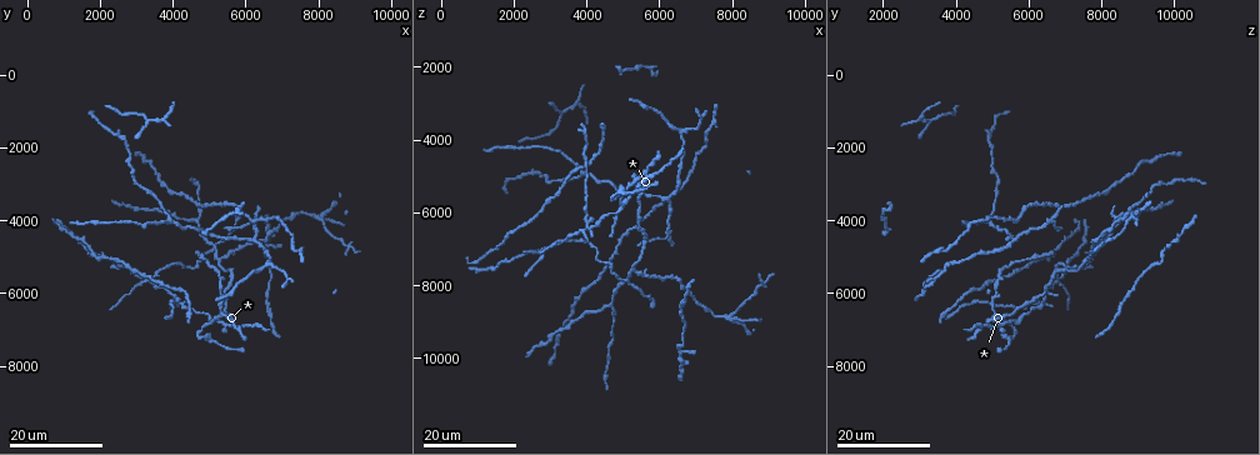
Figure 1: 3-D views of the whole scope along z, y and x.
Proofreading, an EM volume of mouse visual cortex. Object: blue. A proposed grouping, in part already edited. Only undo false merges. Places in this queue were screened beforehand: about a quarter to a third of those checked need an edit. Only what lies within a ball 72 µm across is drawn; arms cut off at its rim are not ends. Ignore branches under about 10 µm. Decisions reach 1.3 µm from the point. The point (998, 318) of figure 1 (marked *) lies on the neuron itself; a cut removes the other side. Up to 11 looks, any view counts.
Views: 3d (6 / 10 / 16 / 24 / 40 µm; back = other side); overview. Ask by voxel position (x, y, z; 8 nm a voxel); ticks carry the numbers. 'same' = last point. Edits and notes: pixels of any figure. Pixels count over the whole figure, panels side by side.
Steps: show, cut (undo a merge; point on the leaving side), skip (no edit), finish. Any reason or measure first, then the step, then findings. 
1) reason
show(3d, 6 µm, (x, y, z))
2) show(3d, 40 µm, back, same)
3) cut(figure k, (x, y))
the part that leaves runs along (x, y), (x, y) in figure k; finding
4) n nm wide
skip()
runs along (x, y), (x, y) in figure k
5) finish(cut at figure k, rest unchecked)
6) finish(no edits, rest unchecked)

show(3d, 16 µm, (4100, 3900, 8700))

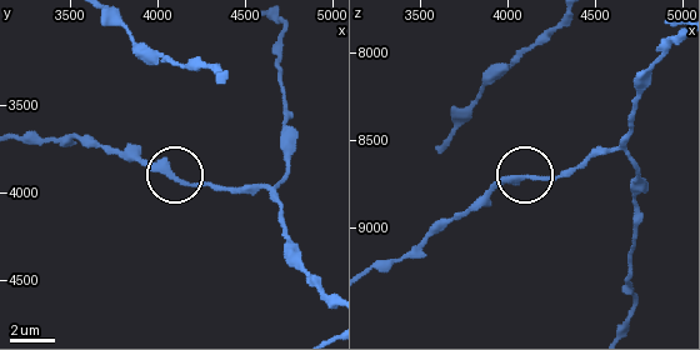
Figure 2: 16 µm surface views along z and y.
show(3d, 10 µm, (4040, 3840, 8720))

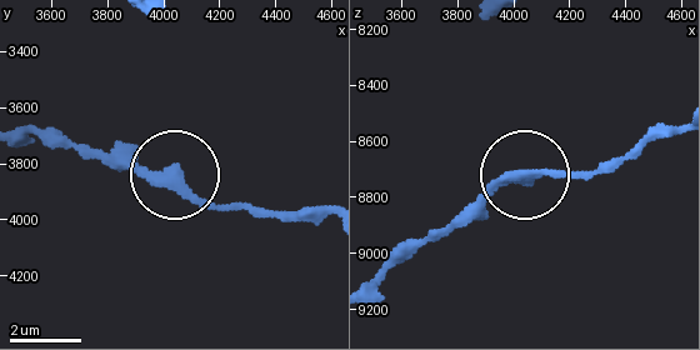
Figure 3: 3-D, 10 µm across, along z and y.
skip()
runs along (674, 125), (584, 169), (503, 181), (453, 229) in figure 3; continuous, no second neuron

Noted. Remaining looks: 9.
three-way junction
show(3d, 16 µm, (4600, 4000, 8600))

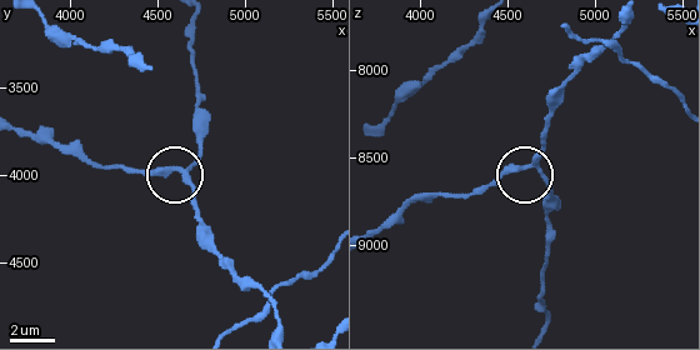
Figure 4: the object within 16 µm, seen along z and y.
show(3d, 6 µm, (4660, 3980, 8540))

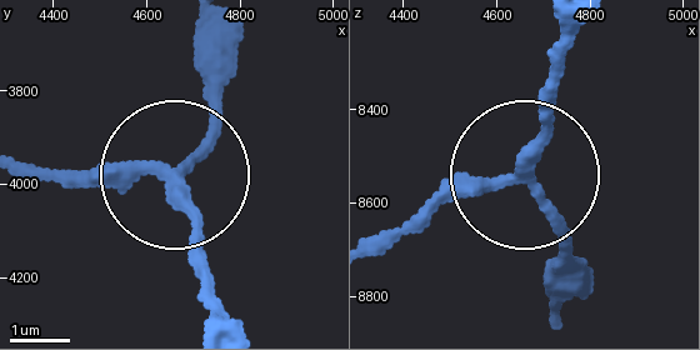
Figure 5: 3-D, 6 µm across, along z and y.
220 nm wide
skip()
runs along (238, 325), (213, 295), (183, 175), (233, 76) in figure 5; one neuron here

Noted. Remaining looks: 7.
thin arm on a thick one
show(3d, 16 µm, (6300, 4600, 5500))

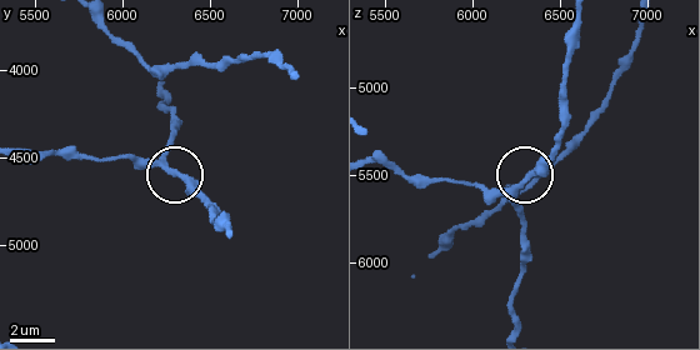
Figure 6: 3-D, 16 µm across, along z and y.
show(3d, 10 µm, (6260, 4560, 5600))

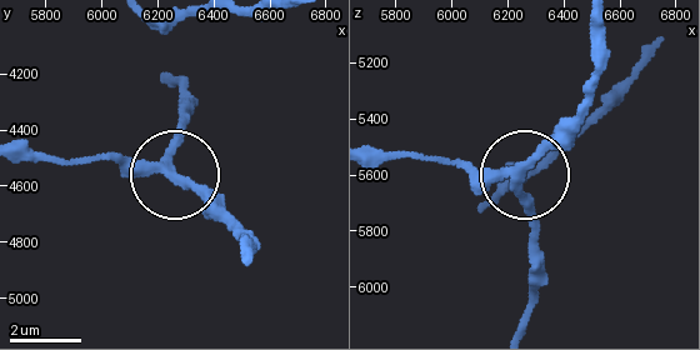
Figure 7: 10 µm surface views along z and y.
skip()
one neuron here

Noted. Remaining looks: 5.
four arms meet
show(3d, 24 µm, (3300, 5700, 6700))

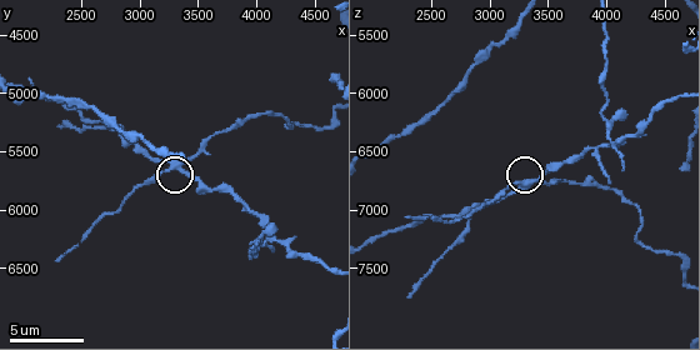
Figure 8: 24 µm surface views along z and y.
show(3d, 10 µm, (3340, 5660, 6760))

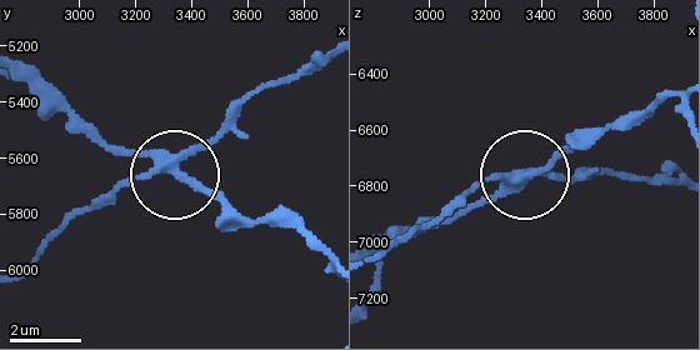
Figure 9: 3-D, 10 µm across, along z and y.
cut(figure 9, (218, 136))
the part that leaves runs along (173, 161), (196, 153), (269, 86), (323, 69) in figure 9; a second neuron is stuck on

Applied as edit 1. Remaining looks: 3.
show(overview)

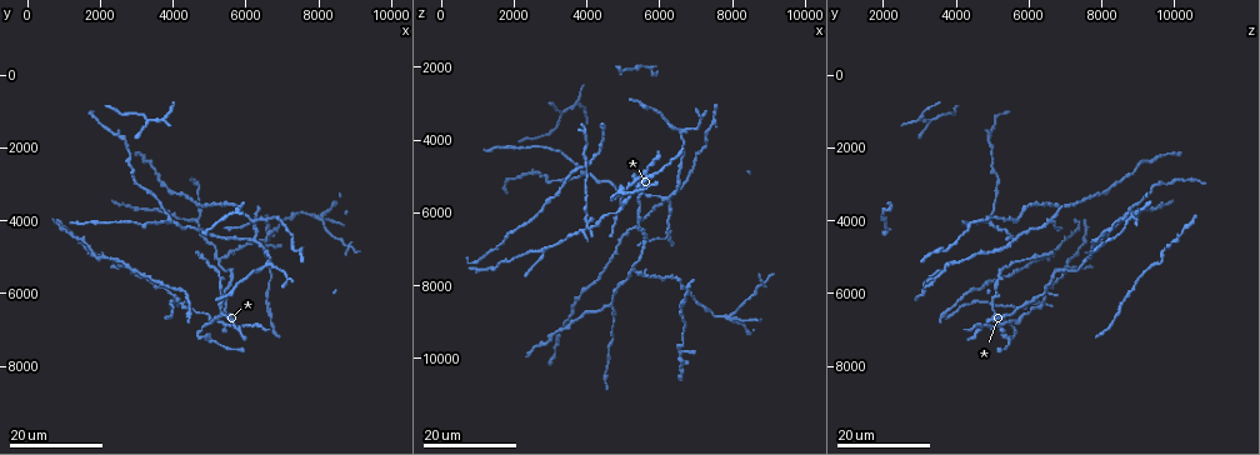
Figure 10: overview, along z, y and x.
three arms meet
show(3d, 16 µm, (6500, 5200, 3700))

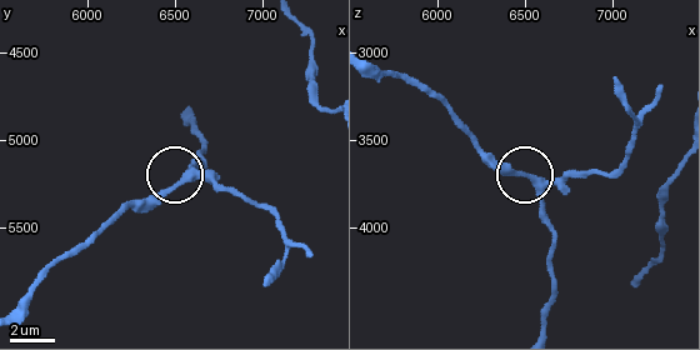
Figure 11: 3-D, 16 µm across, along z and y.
show(3d, 6 µm, (6600, 5220, 3740))

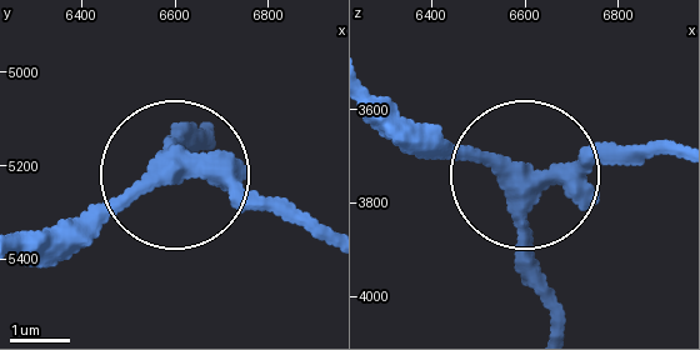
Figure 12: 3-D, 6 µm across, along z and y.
skip()
runs along (549, 325), (524, 180), (649, 160) in figure 12; one neuron here

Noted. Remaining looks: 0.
finish(cut at figure 9, rest unchecked)

